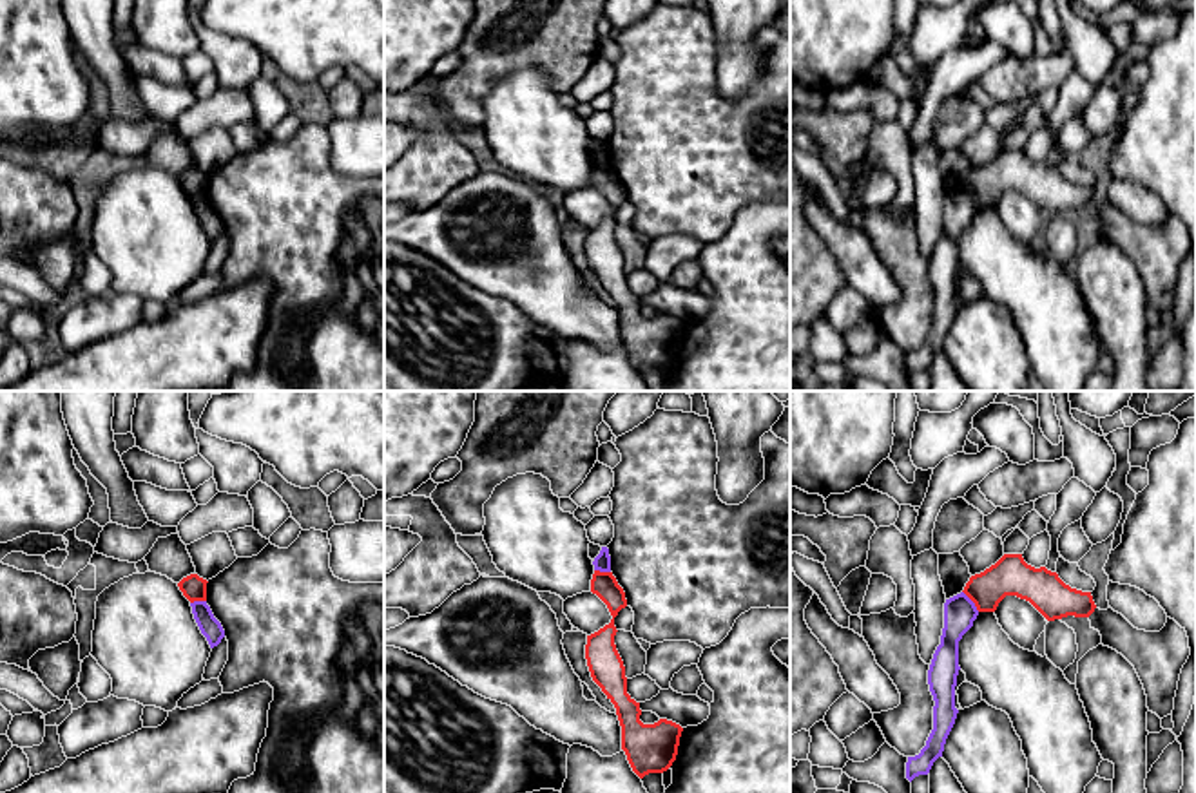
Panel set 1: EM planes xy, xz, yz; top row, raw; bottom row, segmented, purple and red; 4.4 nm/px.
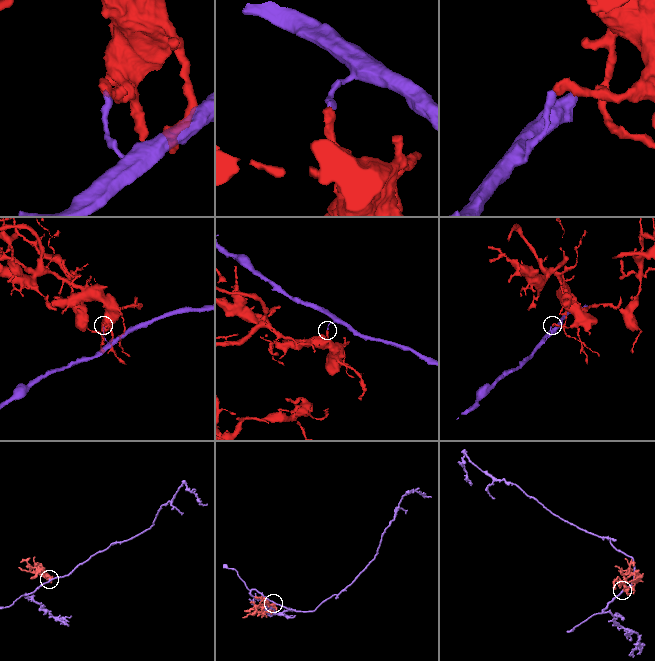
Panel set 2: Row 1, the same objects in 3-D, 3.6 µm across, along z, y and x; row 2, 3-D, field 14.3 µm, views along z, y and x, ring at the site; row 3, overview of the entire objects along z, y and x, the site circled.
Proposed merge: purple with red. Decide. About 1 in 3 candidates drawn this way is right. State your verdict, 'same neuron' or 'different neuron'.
different neuron

